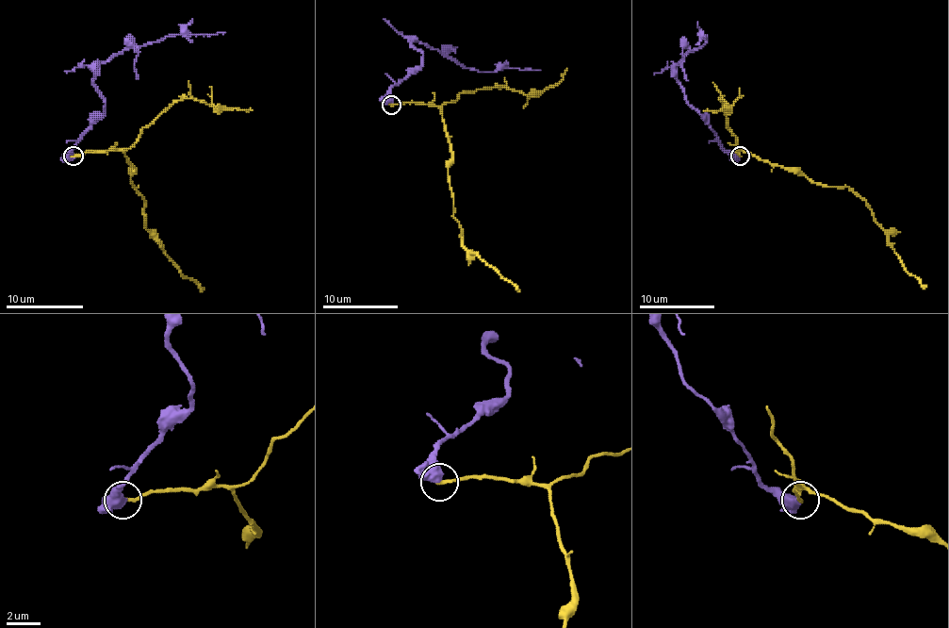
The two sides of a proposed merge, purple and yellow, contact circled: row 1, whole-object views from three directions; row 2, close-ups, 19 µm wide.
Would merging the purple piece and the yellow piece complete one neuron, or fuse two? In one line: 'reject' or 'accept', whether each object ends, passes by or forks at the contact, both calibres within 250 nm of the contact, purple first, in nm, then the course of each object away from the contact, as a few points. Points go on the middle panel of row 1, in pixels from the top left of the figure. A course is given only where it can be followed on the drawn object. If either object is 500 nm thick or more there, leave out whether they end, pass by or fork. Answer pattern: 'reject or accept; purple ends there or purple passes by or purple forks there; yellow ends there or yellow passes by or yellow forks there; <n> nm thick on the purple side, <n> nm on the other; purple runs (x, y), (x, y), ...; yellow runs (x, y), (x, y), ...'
reject; 650 nm thick on the purple side, 200 nm on the other; purple runs (391, 104), (391, 89), (421, 64), (423, 55), (412, 43), (416, 40), (480, 72), (502, 68), (540, 70); yellow runs (391, 104), (423, 102), (440, 109), (451, 143), (448, 178), (461, 242), (519, 291)

